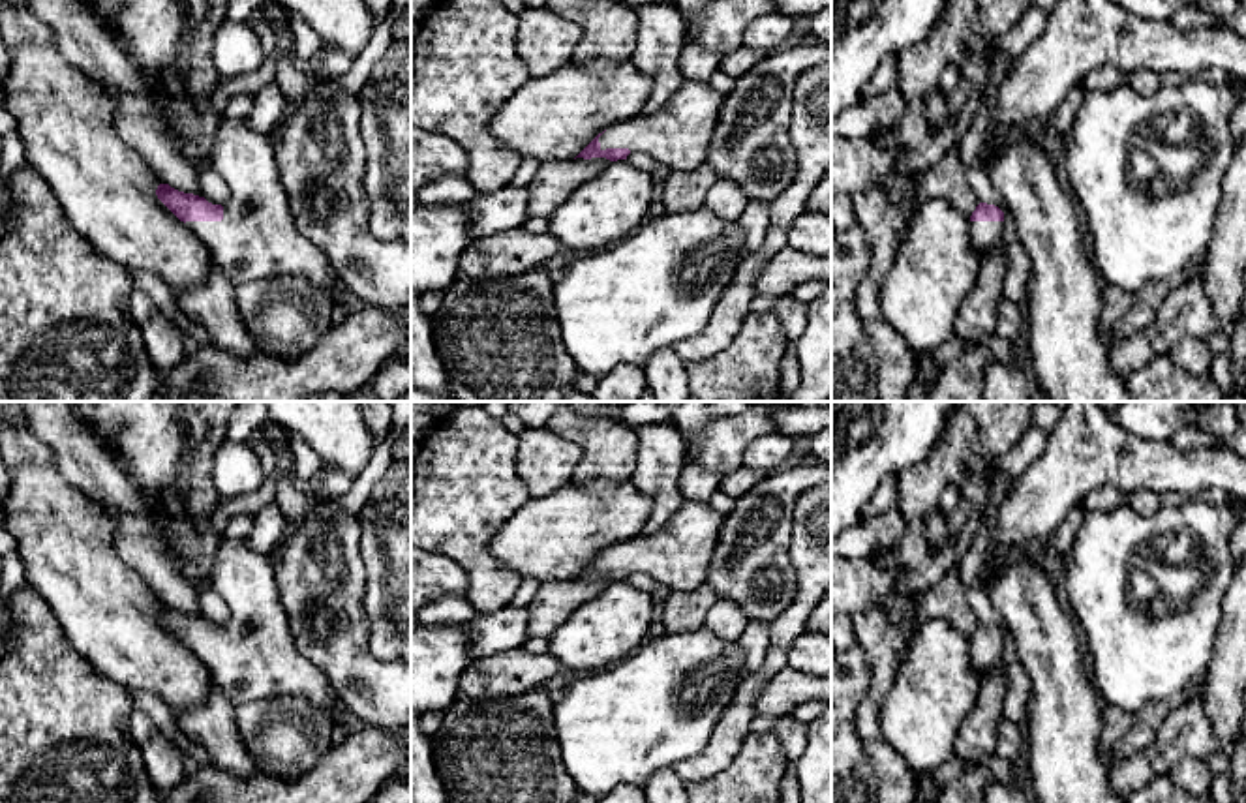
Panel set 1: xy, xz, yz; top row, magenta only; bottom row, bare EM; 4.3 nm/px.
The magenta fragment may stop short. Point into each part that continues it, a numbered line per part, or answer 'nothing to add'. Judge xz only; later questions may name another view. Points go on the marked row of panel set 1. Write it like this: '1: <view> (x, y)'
1: xz (678, 136)

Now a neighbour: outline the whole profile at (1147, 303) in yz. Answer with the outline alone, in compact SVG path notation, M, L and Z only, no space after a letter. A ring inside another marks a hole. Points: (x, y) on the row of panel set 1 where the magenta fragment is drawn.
M1195 259L1188 268L1177 272L1173 278L1163 281L1148 283L1137 296L1132 310L1113 325L1111 340L1113 343L1122 341L1145 328L1148 328L1163 304L1171 289L1178 287L1188 278L1197 276L1203 259Z

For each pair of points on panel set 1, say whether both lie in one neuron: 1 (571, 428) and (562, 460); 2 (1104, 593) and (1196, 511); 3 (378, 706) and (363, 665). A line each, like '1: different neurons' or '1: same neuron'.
1: different neurons
2: same neuron
3: same neuron

